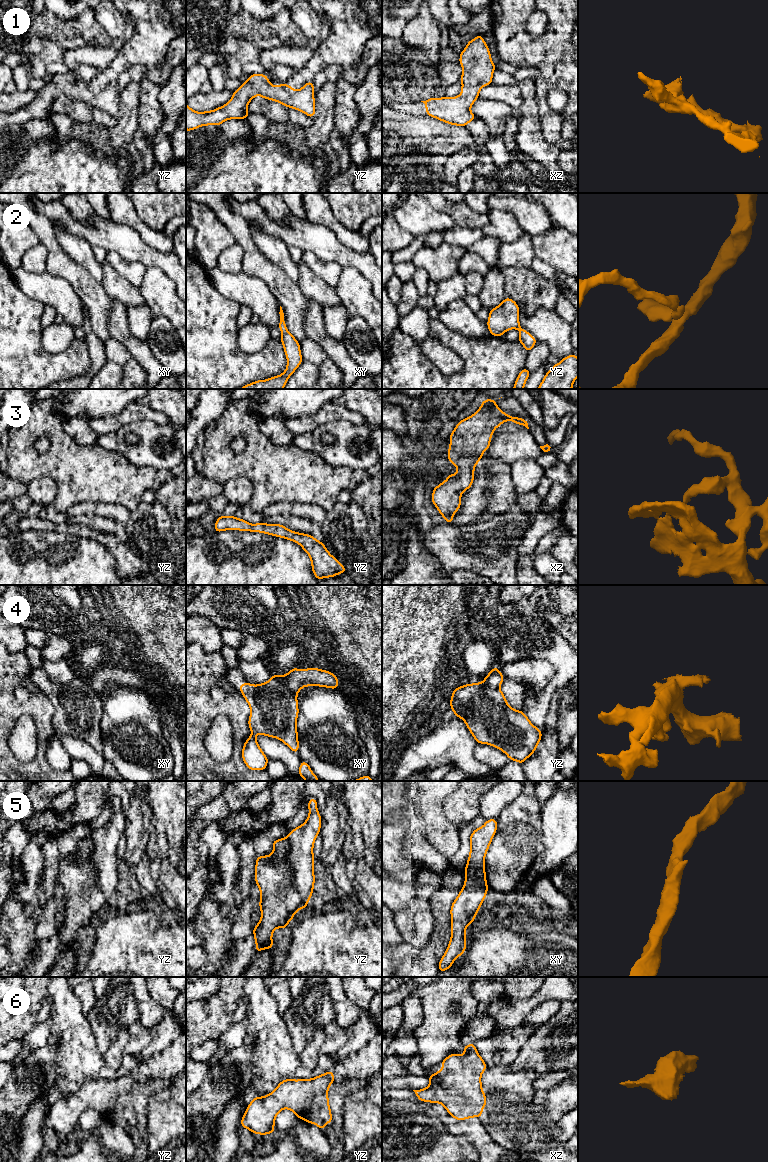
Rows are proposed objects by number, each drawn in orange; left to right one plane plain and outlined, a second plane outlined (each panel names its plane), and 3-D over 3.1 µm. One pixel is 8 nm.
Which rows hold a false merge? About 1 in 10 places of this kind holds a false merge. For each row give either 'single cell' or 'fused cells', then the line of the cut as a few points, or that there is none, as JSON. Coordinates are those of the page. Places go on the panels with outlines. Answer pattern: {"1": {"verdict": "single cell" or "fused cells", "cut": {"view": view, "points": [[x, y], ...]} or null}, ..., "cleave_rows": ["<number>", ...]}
{"1": {"verdict": "single cell", "cut": null}, "2": {"verdict": "single cell", "cut": null}, "3": {"verdict": "single cell", "cut": null}, "4": {"verdict": "fused cells", "cut": {"view": "xy", "points": [[280, 676], [282, 681], [296, 694]]}}, "5": {"verdict": "single cell", "cut": null}, "6": {"verdict": "single cell", "cut": null}, "cleave_rows": ["4"]}

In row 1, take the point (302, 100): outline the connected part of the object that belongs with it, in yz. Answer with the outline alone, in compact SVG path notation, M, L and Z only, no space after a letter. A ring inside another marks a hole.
M251 74L249 79L242 83L238 90L233 92L233 96L228 103L212 111L196 112L186 103L186 130L195 130L201 126L221 125L224 121L230 119L247 119L249 112L247 107L249 102L257 95L263 99L269 99L283 104L300 112L303 112L310 118L315 116L314 84L309 81L304 84L300 90L294 90L291 85L281 82L280 86L273 86L266 74Z

